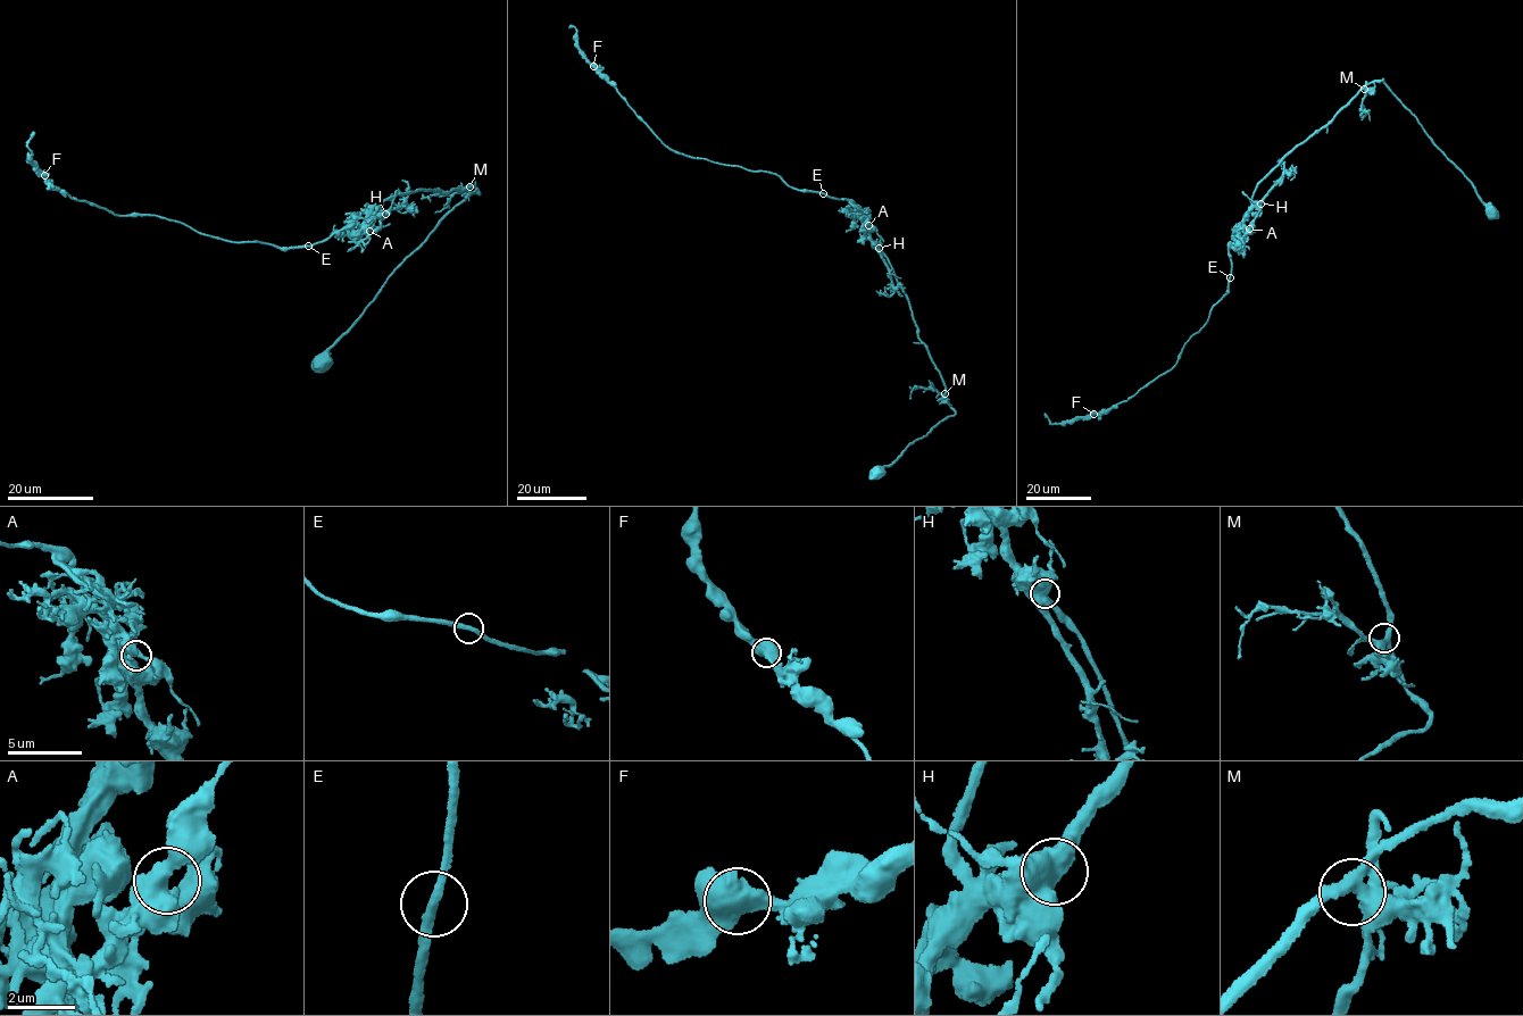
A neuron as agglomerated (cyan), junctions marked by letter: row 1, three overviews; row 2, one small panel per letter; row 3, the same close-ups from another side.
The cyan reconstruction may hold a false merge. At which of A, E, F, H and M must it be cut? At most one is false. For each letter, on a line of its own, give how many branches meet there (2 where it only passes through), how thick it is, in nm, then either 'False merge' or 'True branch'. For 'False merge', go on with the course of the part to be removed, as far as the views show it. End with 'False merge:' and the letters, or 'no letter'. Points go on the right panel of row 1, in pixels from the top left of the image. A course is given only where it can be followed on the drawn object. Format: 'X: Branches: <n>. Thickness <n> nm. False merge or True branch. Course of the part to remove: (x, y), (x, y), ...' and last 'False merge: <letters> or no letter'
A: Branches: 2. Thickness 600 nm. True branch
E: Branches: 2. Thickness 280 nm. True branch
F: Branches: 2. Thickness 750 nm. True branch
H: Branches: 2. Thickness 650 nm. True branch
M: Branches: 3. Thickness 360 nm. True branch
False merge: no letter

